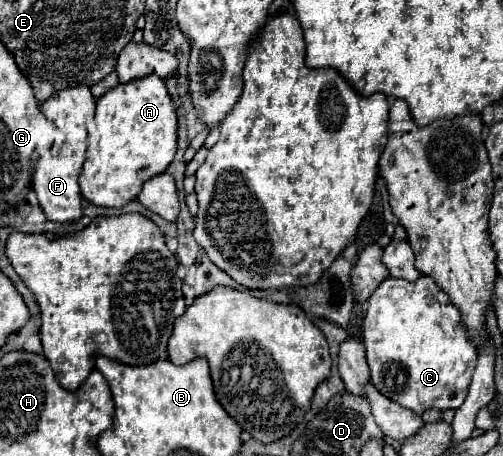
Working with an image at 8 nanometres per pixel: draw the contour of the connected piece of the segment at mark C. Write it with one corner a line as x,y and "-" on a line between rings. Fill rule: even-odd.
420,275
418,281
396,277
384,279
368,299
362,341
366,345
370,379
388,399
412,409
416,415
426,409
458,409
464,403
476,367
476,343
472,343
472,337
462,323
460,309
452,305
448,293
444,293
430,275

